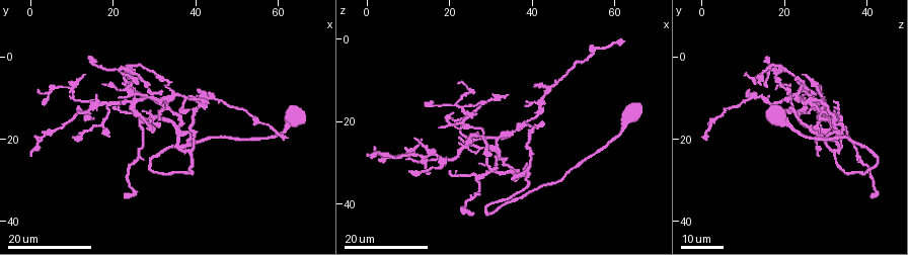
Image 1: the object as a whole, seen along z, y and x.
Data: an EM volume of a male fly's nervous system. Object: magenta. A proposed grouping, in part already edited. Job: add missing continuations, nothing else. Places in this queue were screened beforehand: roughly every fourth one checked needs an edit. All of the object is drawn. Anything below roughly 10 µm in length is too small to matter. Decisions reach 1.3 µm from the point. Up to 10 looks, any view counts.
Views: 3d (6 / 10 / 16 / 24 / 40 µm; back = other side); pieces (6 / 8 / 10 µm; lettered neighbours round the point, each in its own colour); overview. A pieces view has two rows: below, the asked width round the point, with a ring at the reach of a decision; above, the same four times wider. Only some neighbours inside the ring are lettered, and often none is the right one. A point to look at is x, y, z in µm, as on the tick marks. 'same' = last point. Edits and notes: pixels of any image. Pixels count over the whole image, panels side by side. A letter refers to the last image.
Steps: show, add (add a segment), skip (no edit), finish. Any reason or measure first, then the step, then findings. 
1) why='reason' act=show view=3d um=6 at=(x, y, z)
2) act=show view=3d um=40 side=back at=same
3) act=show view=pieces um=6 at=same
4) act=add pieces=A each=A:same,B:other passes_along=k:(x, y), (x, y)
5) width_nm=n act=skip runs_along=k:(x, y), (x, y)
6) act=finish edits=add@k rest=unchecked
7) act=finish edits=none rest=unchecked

why='an open end' act=show view=3d um=16 at=(28.5, 7.5, 16.0)

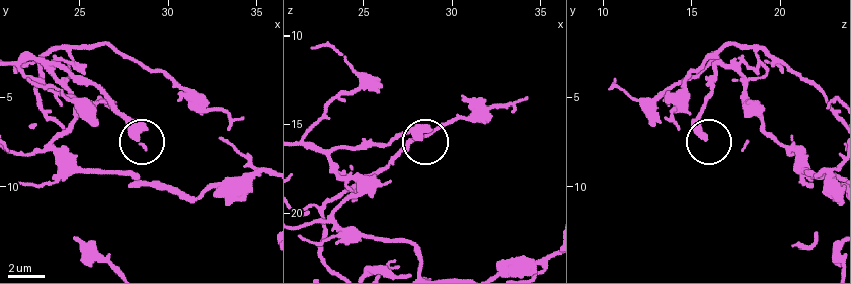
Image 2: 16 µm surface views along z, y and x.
act=show view=pieces um=6 at=(28.2, 7.3, 15.7)

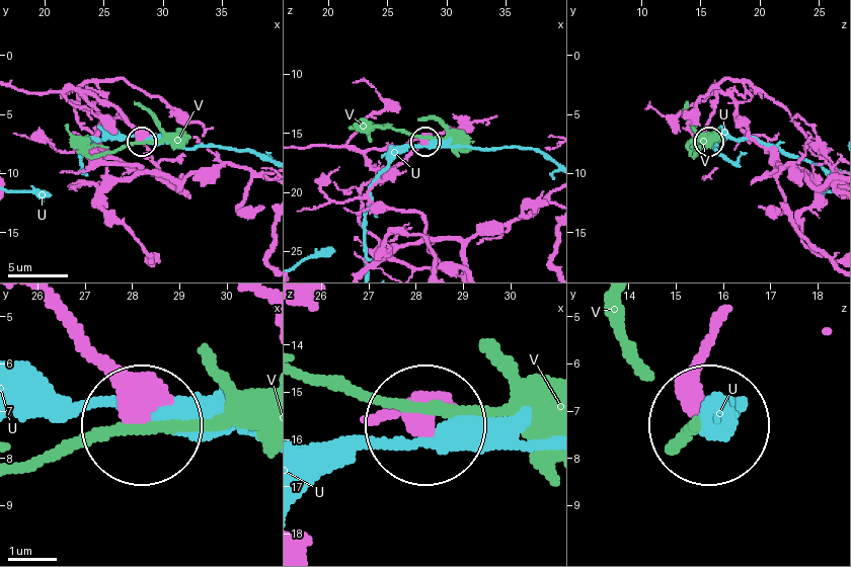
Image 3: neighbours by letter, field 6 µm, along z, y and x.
act=skip each=U:other,V:other runs_along=3:(55, 310), (115, 371), (136, 426) found='no lettered segment goes on from it'

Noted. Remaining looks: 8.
why='branch stops here' act=show view=3d um=24 at=(40.5, 12.0, 21.5)

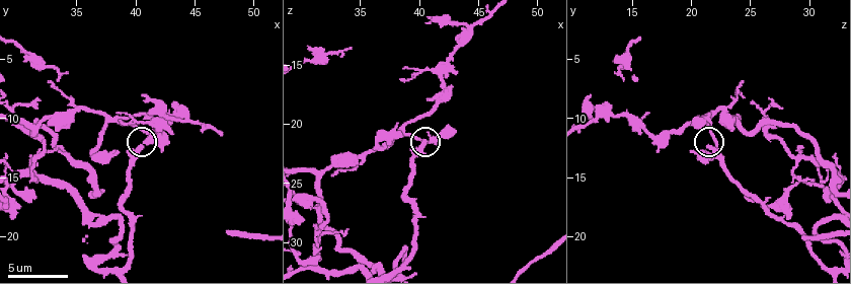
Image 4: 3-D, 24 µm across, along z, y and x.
act=show view=pieces um=6 at=(40.4, 12.4, 21.4)

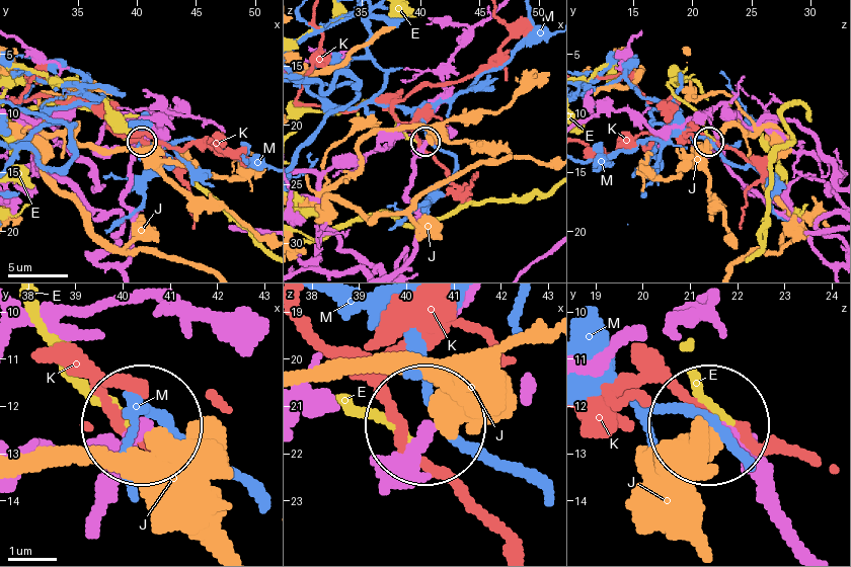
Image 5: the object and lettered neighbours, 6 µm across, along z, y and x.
act=skip each=E:other,J:other,K:other,M:other runs_along=5:(379, 486), (423, 433) found='none of them fits'

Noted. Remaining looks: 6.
why='branch stops here' act=show view=3d um=24 at=(3.5, 11.5, 29.5)

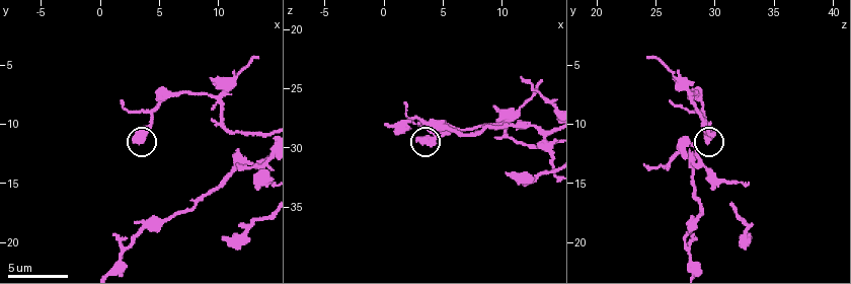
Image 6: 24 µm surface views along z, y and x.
act=show view=pieces um=10 at=(3.2, 11.6, 29.4)

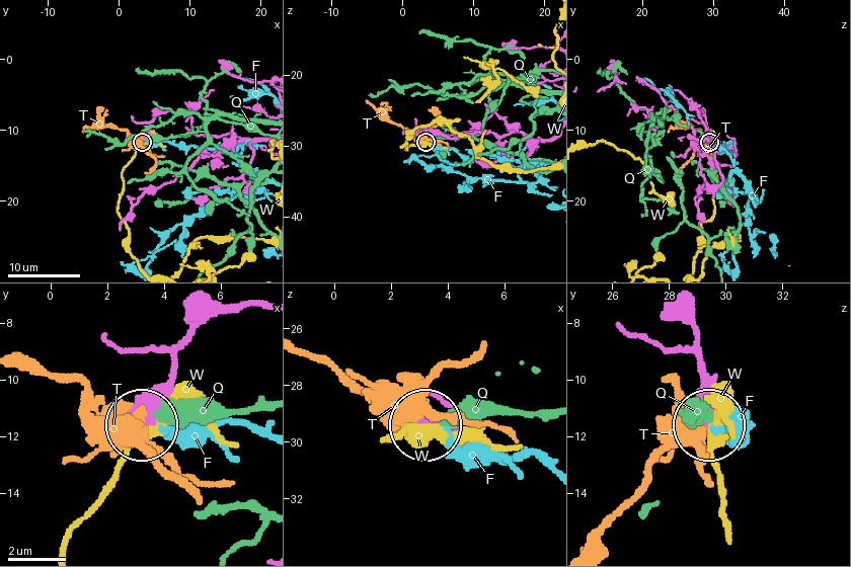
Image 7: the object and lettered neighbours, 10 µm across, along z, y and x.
act=skip each=F:other,Q:other,T:other,W:other runs_along=7:(261, 307), (211, 314), (176, 357), (169, 386), (147, 420) found='no lettered segment goes on from it'

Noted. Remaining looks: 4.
why='tapers out' act=show view=3d um=24 at=(21.0, 11.0, 32.0)

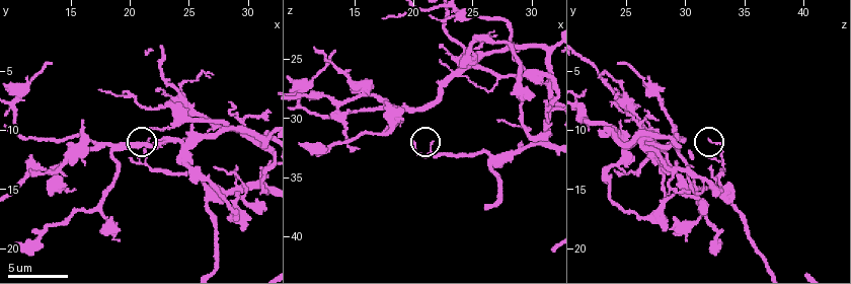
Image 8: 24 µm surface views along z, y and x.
why='zoom in' act=show view=3d um=10 at=(21.4, 10.8, 32.2)

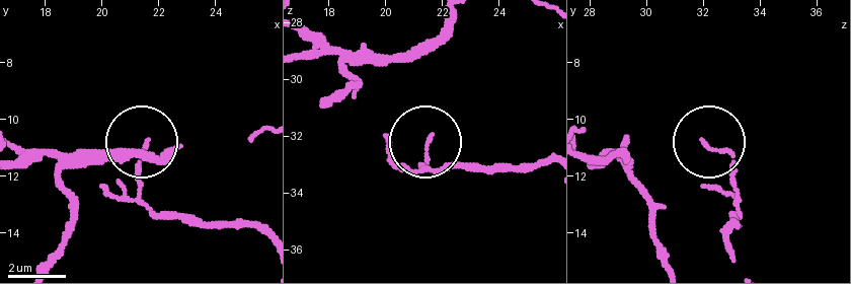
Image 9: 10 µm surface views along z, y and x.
why='see the neighbours' act=show view=pieces um=8 at=(21.5, 11.0, 32.1)

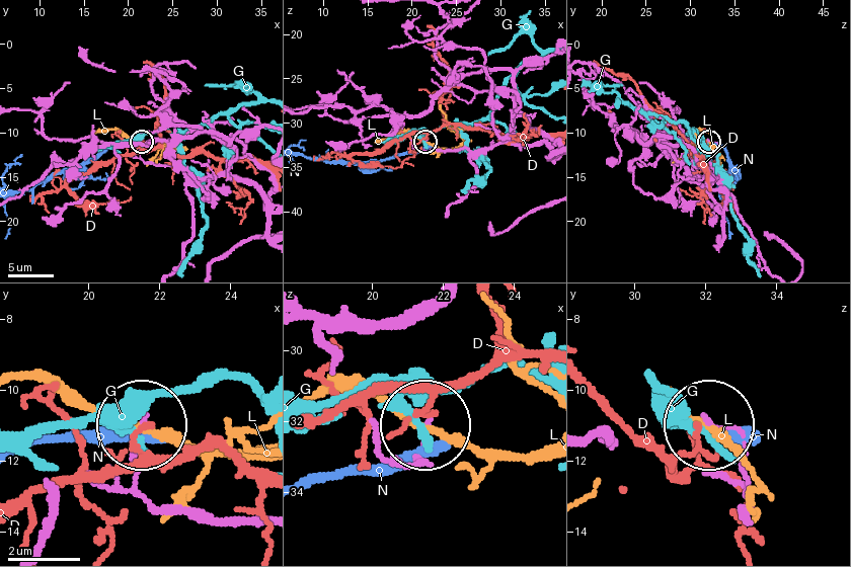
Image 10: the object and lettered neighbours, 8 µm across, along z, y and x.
width_nm=110 act=skip each=D:other,G:other,L:other,N:other found='none of them fits'

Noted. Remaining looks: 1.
why='free end' act=show view=pieces um=10 at=(1.2, 19.6, 28.0)

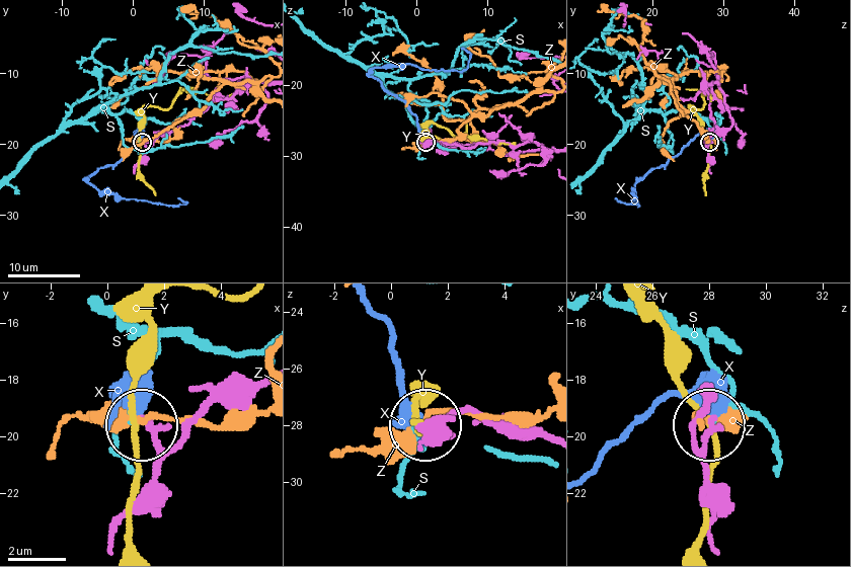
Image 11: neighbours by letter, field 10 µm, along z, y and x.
width_nm=140 act=skip each=S:other,X:other,Y:other,Z:other runs_along=11:(259, 377), (231, 385), (172, 442), (160, 442), (146, 423) found='none of them fits'

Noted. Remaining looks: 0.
act=finish edits=none rest=unchecked

